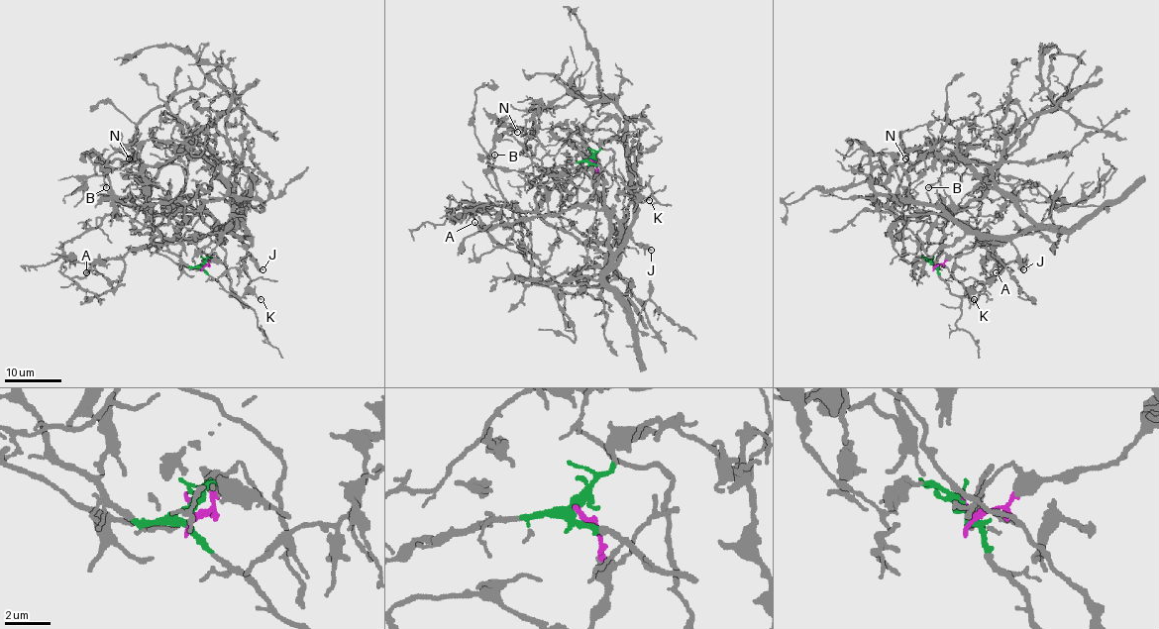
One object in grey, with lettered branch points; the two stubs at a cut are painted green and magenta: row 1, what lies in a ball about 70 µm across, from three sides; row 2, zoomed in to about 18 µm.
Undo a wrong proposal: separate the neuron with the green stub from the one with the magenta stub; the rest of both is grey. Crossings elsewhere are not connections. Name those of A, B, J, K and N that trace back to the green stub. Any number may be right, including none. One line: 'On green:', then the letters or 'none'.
On green: B, K, N

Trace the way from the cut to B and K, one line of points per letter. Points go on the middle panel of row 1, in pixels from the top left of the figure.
B: (590, 159), (543, 170), (536, 196), (537, 215), (522, 212), (519, 222), (489, 168), (493, 168), (493, 154)
K: (590, 159), (615, 175), (635, 197), (645, 196), (649, 200)

